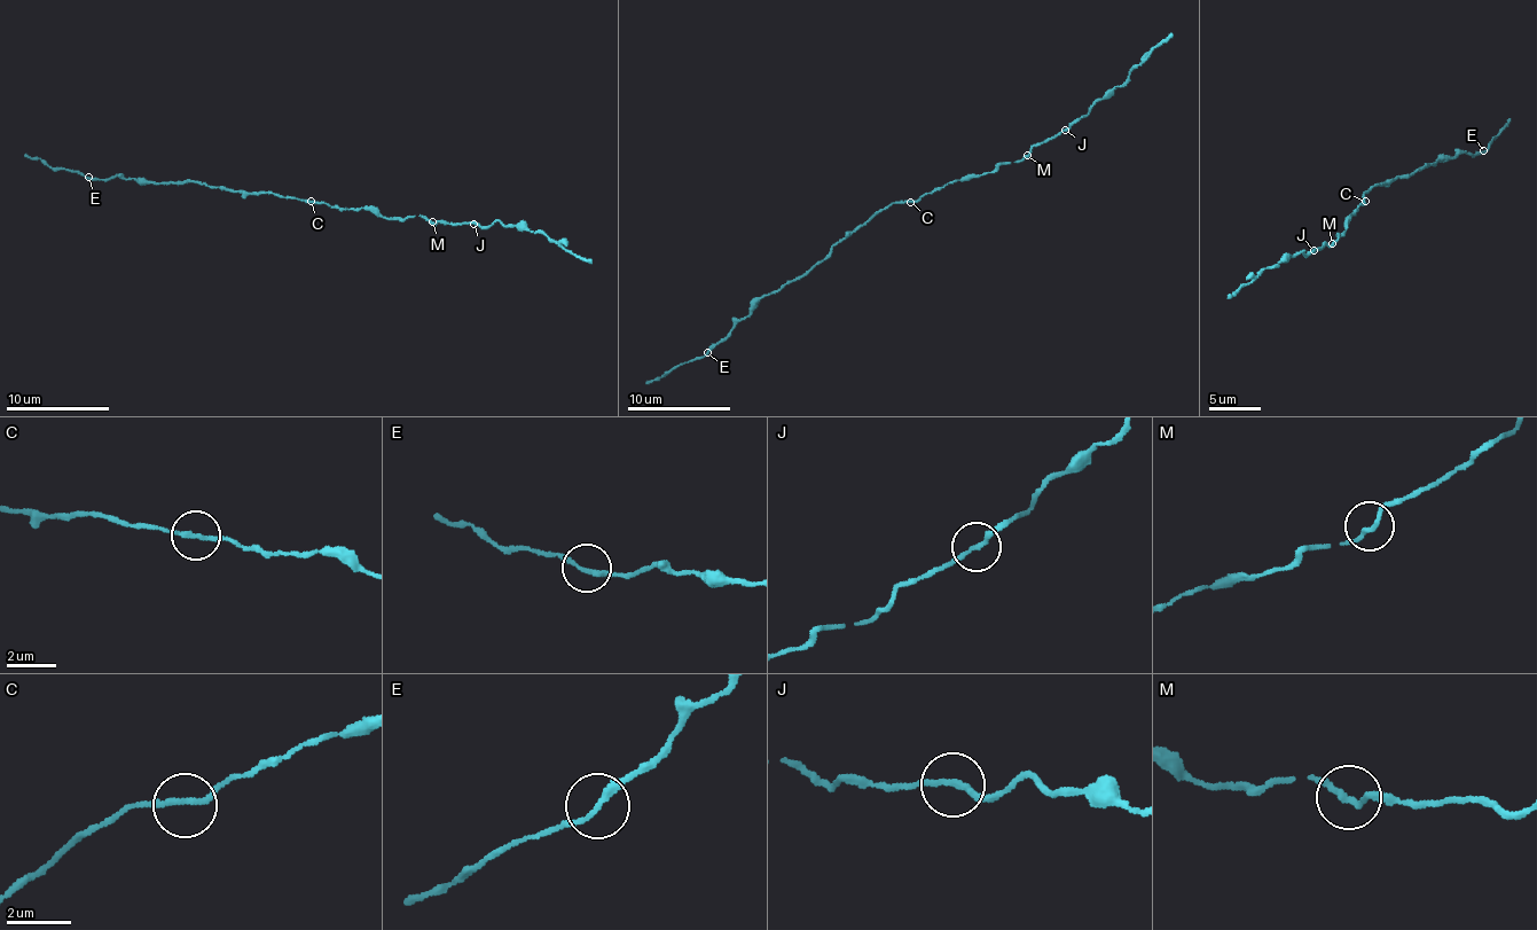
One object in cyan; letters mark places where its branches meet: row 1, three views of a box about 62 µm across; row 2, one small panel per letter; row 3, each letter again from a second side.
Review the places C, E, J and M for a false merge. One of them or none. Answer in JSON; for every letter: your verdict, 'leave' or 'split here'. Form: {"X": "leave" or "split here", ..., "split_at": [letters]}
{"C": "leave", "E": "leave", "J": "leave", "M": "leave", "split_at": []}

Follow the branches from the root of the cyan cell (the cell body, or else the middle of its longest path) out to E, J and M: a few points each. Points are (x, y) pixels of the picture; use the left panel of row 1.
E: (311, 202), (191, 181), (159, 184), (114, 176), (102, 179), (88, 177)
J: (311, 202), (352, 210), (373, 208), (389, 219), (423, 216), (440, 224), (473, 224)
M: (311, 202), (352, 210), (373, 208), (389, 219), (423, 216), (432, 221)

